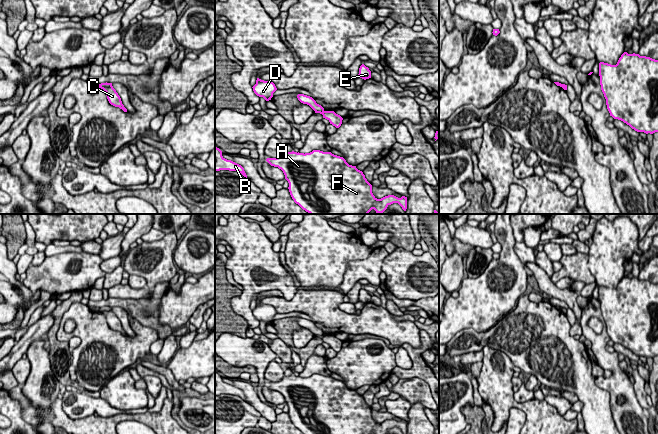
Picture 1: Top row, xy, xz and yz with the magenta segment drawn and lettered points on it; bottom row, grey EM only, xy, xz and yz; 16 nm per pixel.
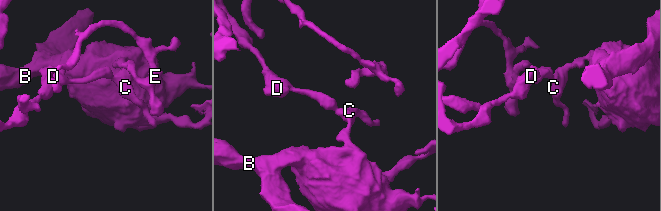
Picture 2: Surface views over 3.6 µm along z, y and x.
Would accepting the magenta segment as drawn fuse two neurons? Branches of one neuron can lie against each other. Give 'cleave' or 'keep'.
cleave

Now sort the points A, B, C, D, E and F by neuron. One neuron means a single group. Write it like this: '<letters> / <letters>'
A B C F / D E

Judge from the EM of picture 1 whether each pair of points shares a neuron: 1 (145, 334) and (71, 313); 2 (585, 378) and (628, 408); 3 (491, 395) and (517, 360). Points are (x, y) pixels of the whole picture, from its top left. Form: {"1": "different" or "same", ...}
{"1": "same", "2": "different", "3": "different"}

